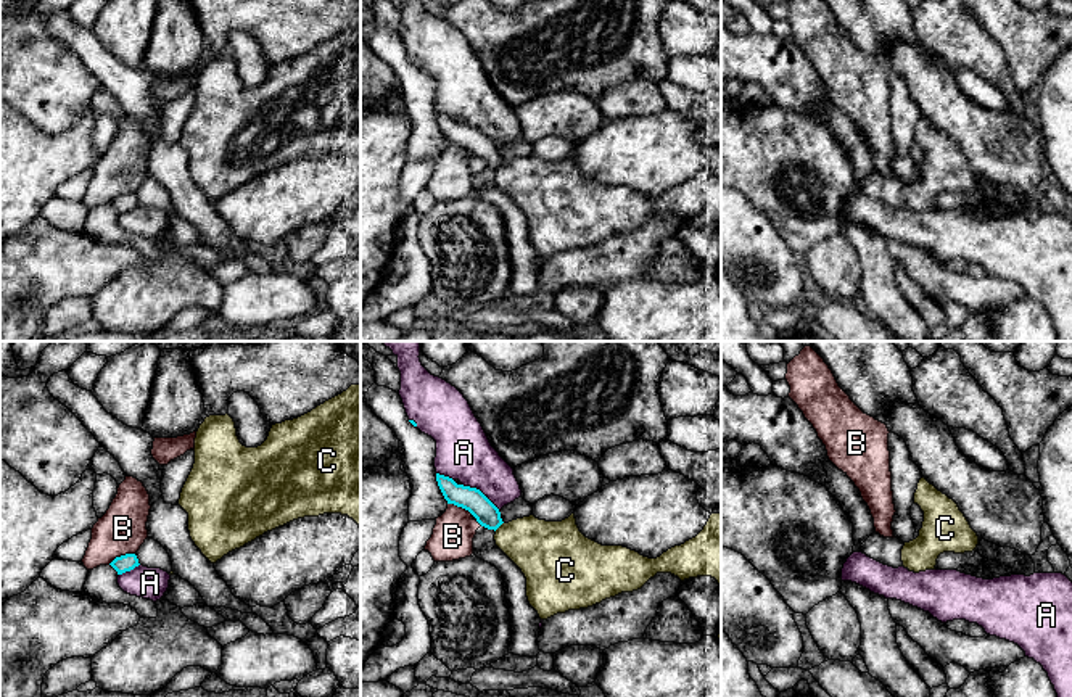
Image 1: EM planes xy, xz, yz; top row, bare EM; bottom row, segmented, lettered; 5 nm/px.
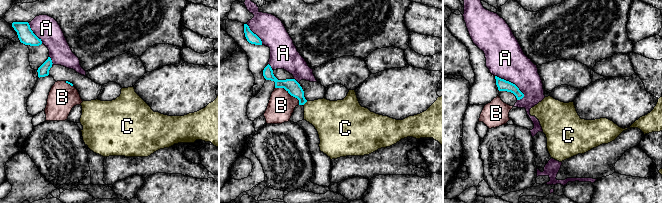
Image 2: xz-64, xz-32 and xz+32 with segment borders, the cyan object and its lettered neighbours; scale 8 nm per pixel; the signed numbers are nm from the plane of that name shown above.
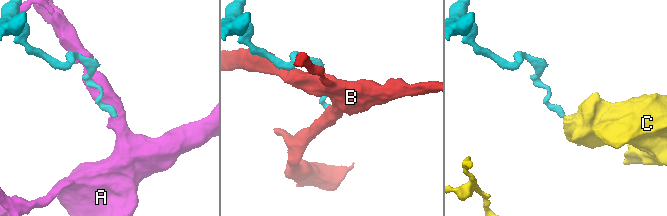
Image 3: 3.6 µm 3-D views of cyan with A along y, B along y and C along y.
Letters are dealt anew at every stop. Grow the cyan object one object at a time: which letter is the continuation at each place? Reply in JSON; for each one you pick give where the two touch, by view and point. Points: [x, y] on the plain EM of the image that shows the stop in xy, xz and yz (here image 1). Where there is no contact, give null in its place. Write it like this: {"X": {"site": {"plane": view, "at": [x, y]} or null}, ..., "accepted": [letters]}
{"accepted": []}

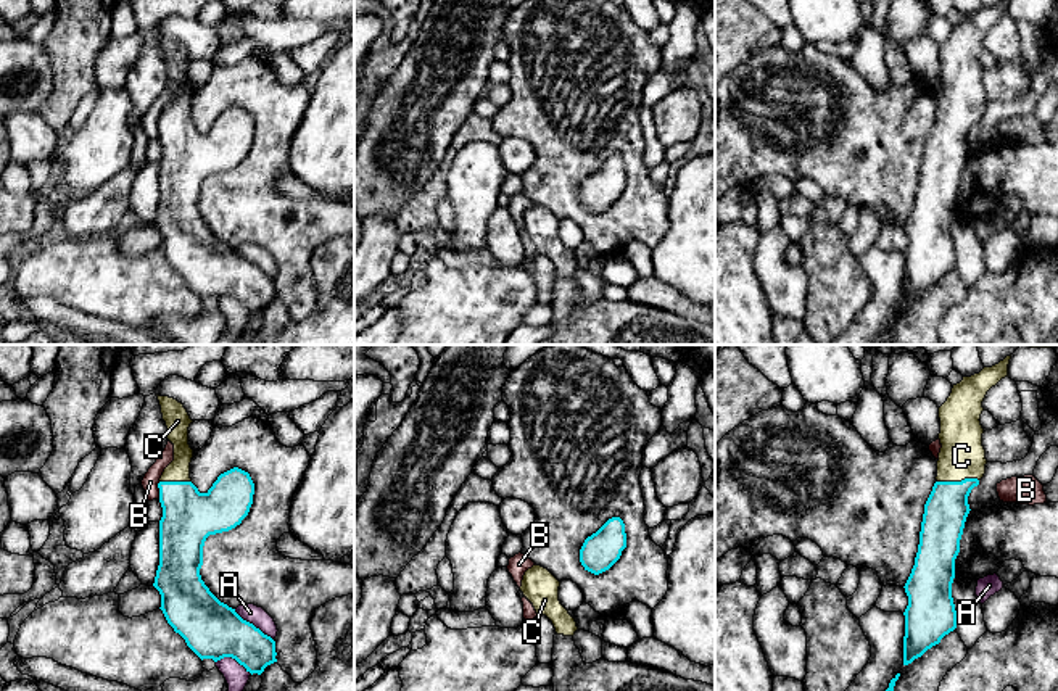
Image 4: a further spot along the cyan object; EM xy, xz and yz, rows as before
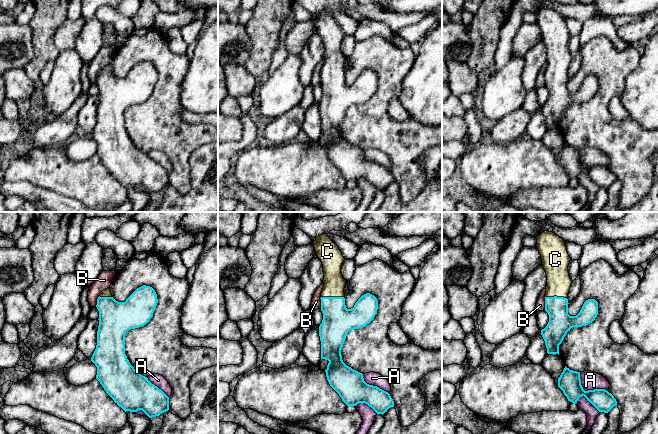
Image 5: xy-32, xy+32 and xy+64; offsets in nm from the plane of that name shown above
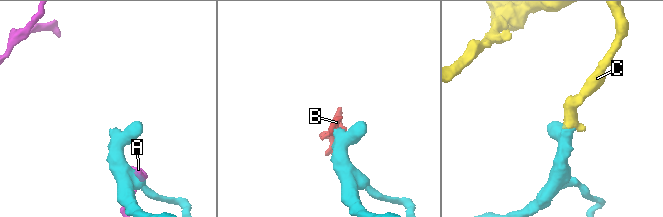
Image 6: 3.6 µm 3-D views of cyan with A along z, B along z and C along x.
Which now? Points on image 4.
{"C": {"site": {"plane": "yz", "at": [957, 121]}}, "accepted": ["C"]}

